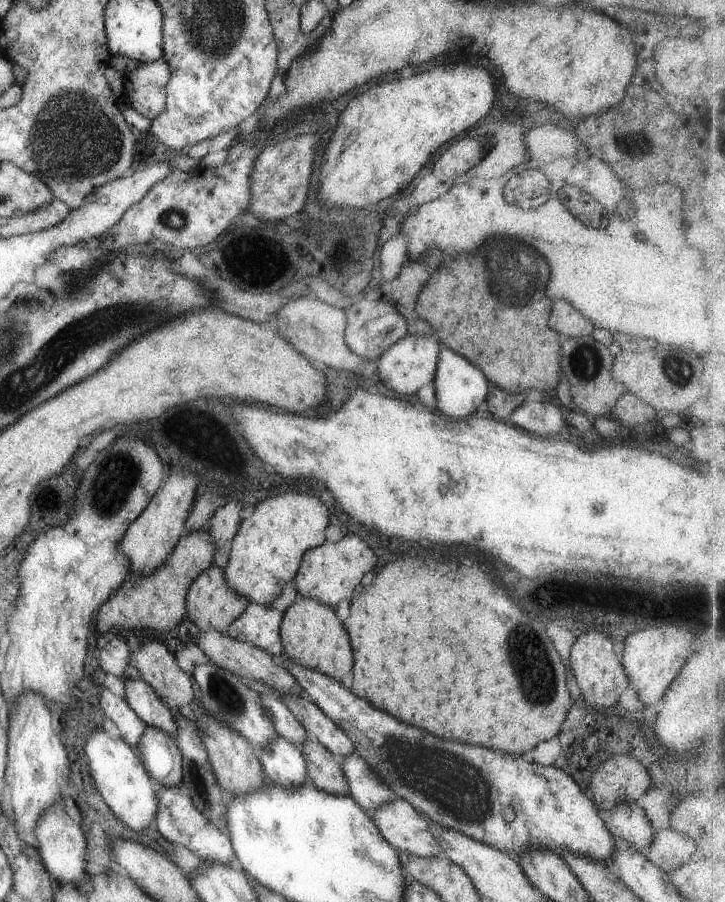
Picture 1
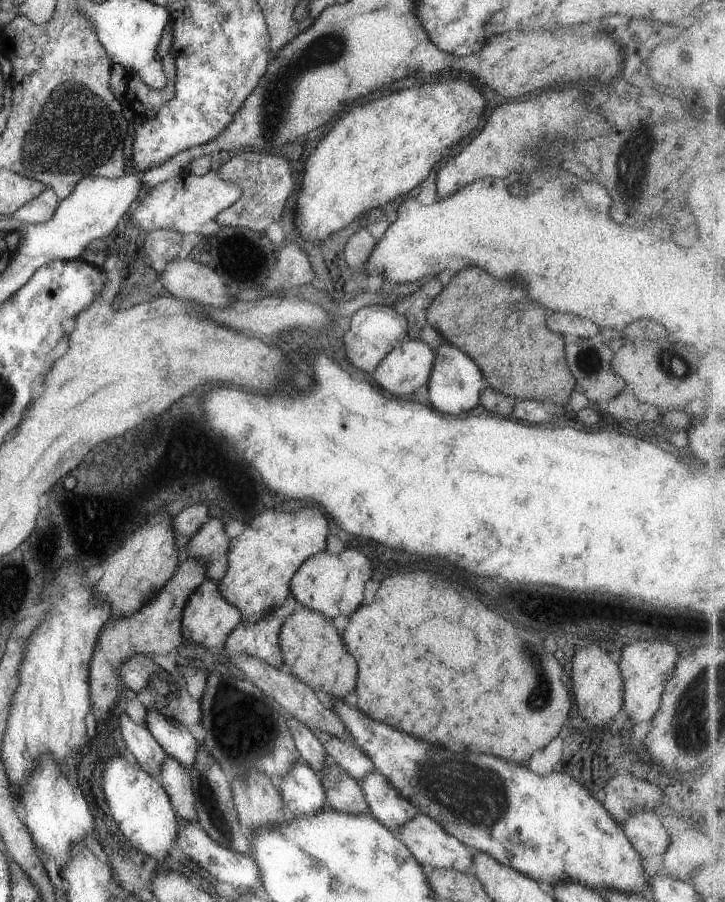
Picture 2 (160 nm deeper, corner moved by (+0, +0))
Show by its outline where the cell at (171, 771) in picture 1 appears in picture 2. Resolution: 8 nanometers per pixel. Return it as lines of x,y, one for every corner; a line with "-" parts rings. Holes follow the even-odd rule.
165,757
157,776
159,786
168,796
172,811
177,819
185,822
196,820
192,788
188,770
173,757

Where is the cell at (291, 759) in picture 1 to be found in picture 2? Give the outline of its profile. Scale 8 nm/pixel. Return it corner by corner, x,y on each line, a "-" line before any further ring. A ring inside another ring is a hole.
301,760
296,761
282,779
276,780
275,785
283,808
291,817
310,817
326,806
319,775

